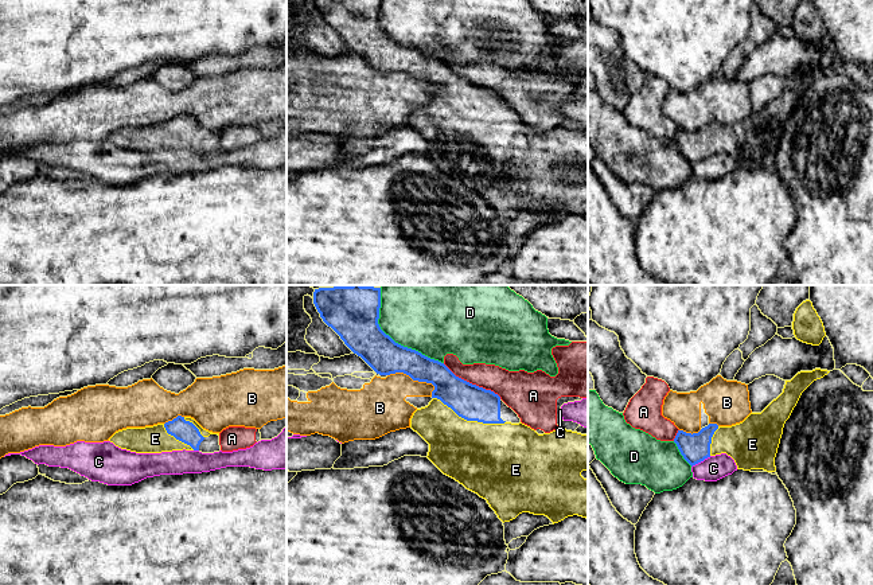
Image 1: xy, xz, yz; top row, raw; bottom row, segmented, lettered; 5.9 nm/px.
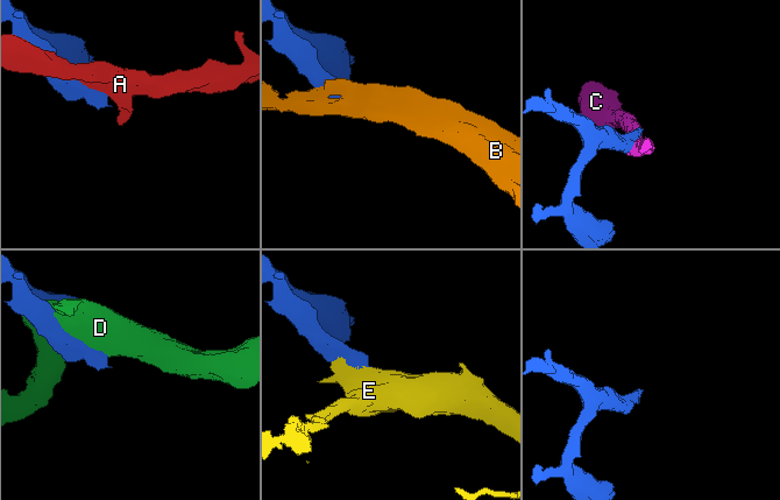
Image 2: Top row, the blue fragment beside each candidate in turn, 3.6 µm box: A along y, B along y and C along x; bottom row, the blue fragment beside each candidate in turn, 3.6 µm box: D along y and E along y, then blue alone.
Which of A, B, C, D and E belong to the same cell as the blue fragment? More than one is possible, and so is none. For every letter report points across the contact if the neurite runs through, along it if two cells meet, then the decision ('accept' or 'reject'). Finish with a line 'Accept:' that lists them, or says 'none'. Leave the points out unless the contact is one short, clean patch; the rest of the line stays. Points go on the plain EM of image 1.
A: reject
B: reject
C: reject
D: reject
E: accept
Accept: E

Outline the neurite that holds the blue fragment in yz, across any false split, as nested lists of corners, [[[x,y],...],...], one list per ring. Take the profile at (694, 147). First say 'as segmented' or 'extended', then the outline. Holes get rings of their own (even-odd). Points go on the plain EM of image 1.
extended | [[[821,67],[800,70],[786,79],[783,91],[761,112],[751,112],[743,121],[732,125],[709,122],[693,133],[678,129],[674,141],[691,165],[710,155],[726,152],[734,159],[737,168],[775,171],[775,156],[786,120],[802,91],[829,71]]]

